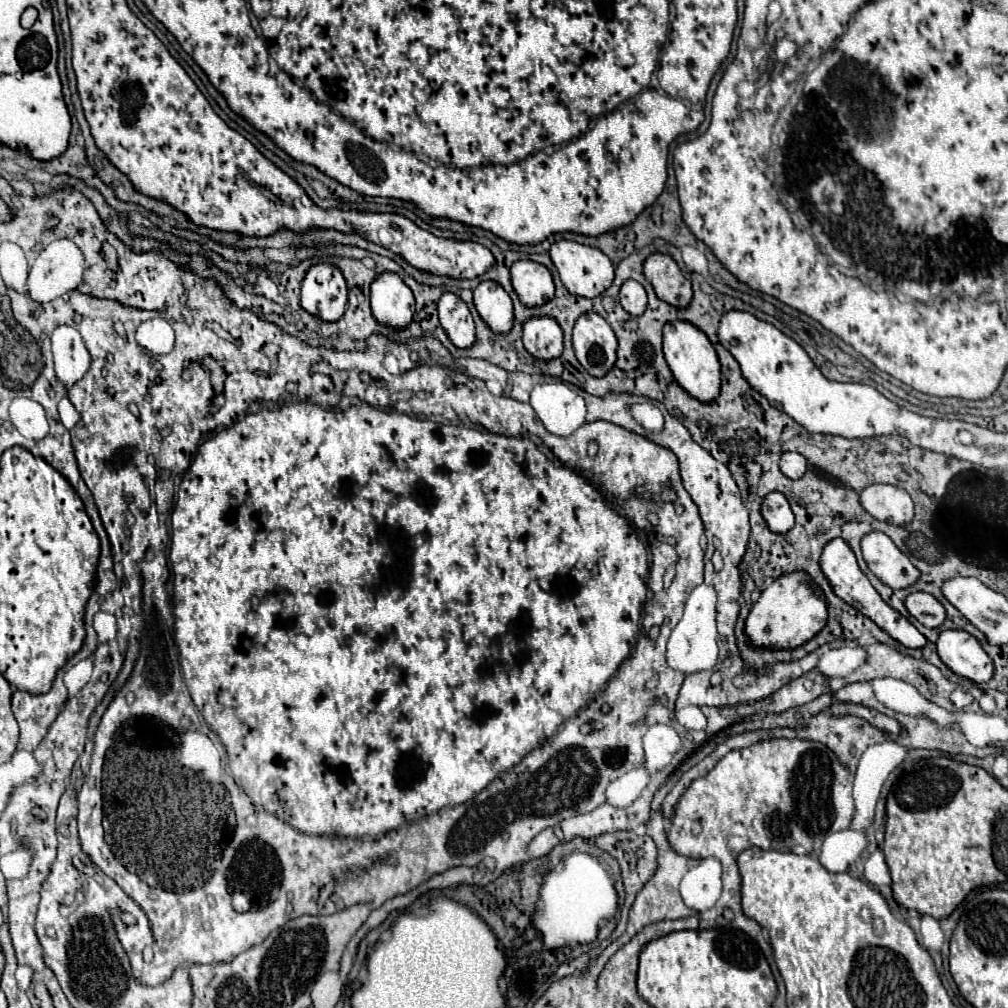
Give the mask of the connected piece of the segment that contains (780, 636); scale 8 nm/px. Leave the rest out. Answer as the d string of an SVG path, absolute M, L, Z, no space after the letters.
M795 571L775 579L753 605L745 631L753 645L763 645L771 649L793 649L817 635L827 623L827 601L813 589L813 583L807 573Z

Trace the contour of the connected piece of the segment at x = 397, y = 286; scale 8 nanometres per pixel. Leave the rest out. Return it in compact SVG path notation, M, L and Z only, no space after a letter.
M385 271L371 283L371 309L379 323L405 329L413 319L415 299L397 273Z

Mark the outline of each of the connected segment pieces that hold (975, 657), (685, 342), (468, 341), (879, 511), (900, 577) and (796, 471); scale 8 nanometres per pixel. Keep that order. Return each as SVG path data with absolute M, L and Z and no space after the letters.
M941 631L937 653L941 661L961 677L975 683L987 683L993 677L993 661L979 641L967 631Z
M671 321L663 327L663 353L677 383L699 401L713 401L719 395L721 373L717 353L707 335L689 321Z
M443 293L439 299L439 321L449 339L459 347L471 347L475 343L475 325L467 303L455 293Z
M869 485L859 493L863 509L885 523L895 523L899 527L913 521L913 501L911 495L893 485Z
M885 533L865 535L861 549L867 567L891 589L907 589L919 581L921 571L909 561L905 553L897 549L897 545Z
M783 453L781 471L789 479L799 479L807 471L807 459L801 453Z

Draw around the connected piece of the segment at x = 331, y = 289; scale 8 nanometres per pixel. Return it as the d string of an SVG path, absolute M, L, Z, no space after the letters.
M329 263L311 265L301 281L301 307L323 321L341 319L347 303L343 273Z

